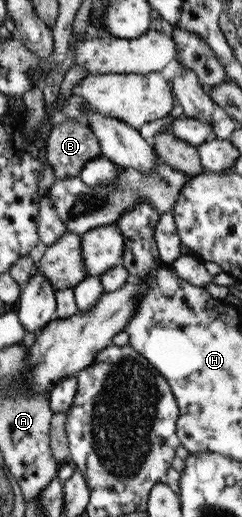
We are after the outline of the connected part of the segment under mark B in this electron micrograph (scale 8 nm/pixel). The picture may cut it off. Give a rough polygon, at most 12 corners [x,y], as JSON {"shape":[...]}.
{"shape":[[58,118],[46,159],[57,179],[101,155],[90,127]]}

